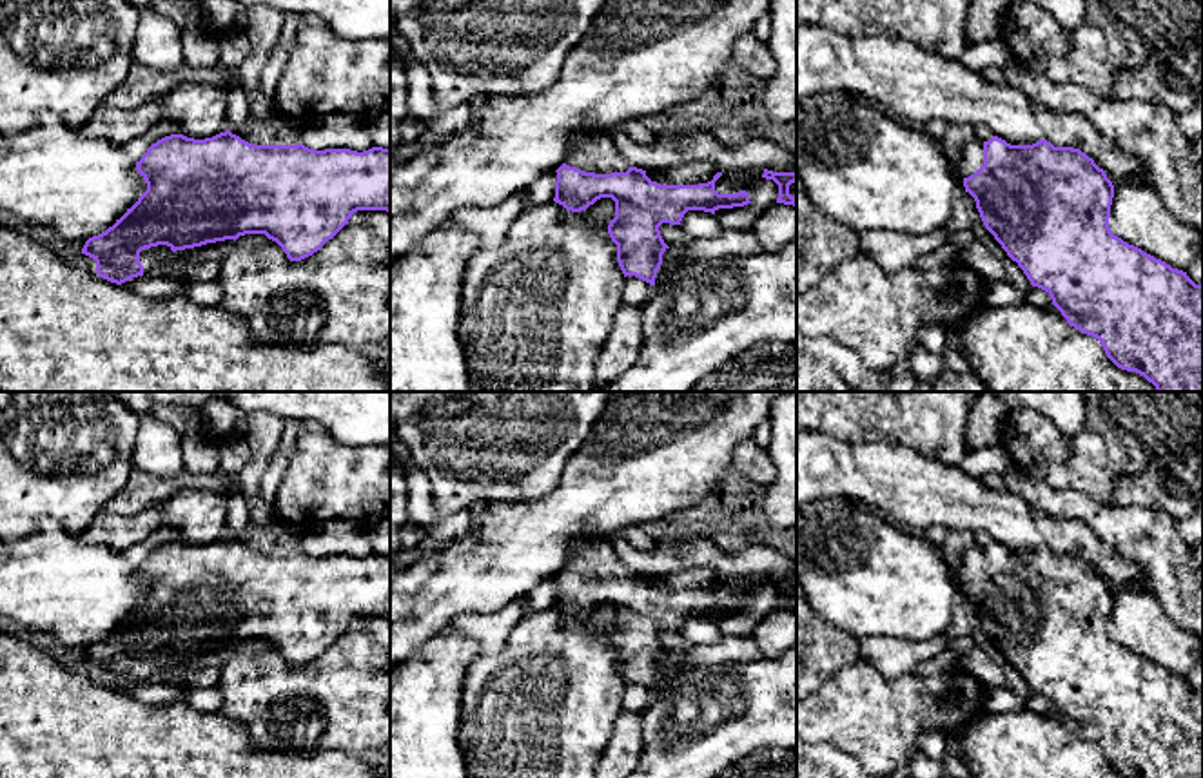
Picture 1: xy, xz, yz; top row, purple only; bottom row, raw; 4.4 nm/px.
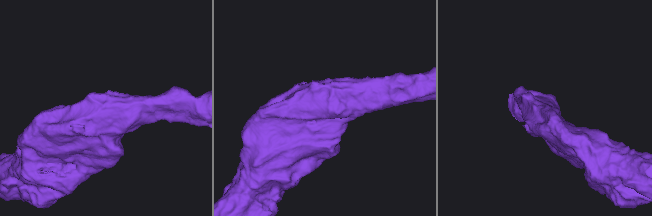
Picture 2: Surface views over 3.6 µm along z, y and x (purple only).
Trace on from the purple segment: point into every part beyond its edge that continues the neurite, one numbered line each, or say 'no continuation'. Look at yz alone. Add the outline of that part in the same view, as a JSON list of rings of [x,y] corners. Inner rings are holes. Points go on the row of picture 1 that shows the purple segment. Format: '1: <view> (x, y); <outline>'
1: yz (971, 156); [[[974,138],[973,141],[965,143],[960,151],[958,170],[962,178],[969,178],[982,165],[983,165],[983,141]]]

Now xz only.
1: xz (596, 153); [[[606,132],[579,134],[570,143],[564,163],[595,174],[626,172],[631,167],[615,149],[611,134]]]

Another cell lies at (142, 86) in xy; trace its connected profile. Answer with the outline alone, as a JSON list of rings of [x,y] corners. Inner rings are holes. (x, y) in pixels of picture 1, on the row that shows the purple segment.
[[[132,62],[125,82],[107,94],[103,107],[131,111],[143,103],[156,102],[161,94],[167,94],[183,82],[207,82],[220,85],[225,73],[230,74],[230,85],[225,89],[240,89],[236,71],[230,71],[221,63],[214,67],[191,67],[183,63],[178,73],[161,73]]]

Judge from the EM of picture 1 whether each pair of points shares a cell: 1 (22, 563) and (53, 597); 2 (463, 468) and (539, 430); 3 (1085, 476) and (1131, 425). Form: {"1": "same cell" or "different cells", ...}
{"1": "same cell", "2": "same cell", "3": "same cell"}

